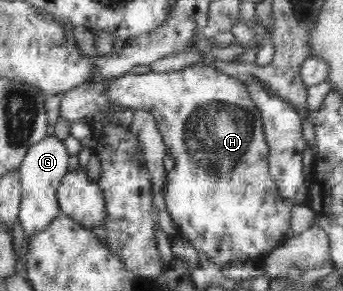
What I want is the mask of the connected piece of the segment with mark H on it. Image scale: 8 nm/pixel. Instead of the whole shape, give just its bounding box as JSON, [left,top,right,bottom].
[103,64,294,269]

